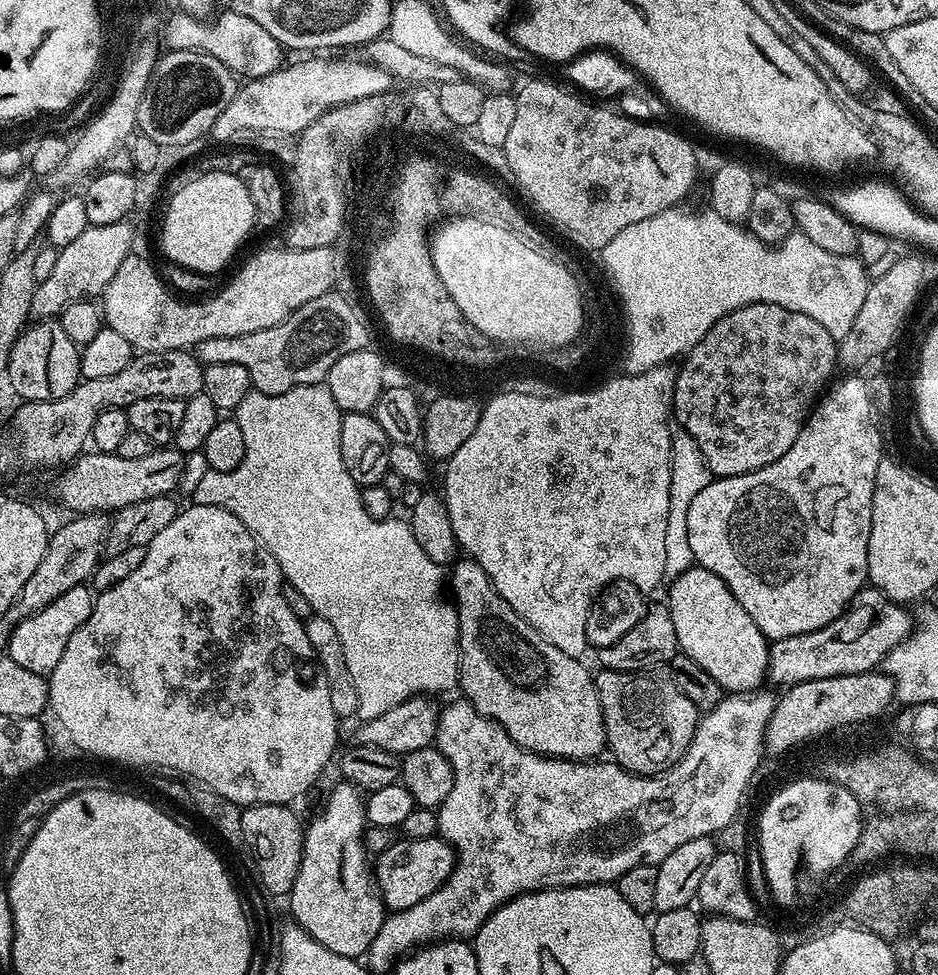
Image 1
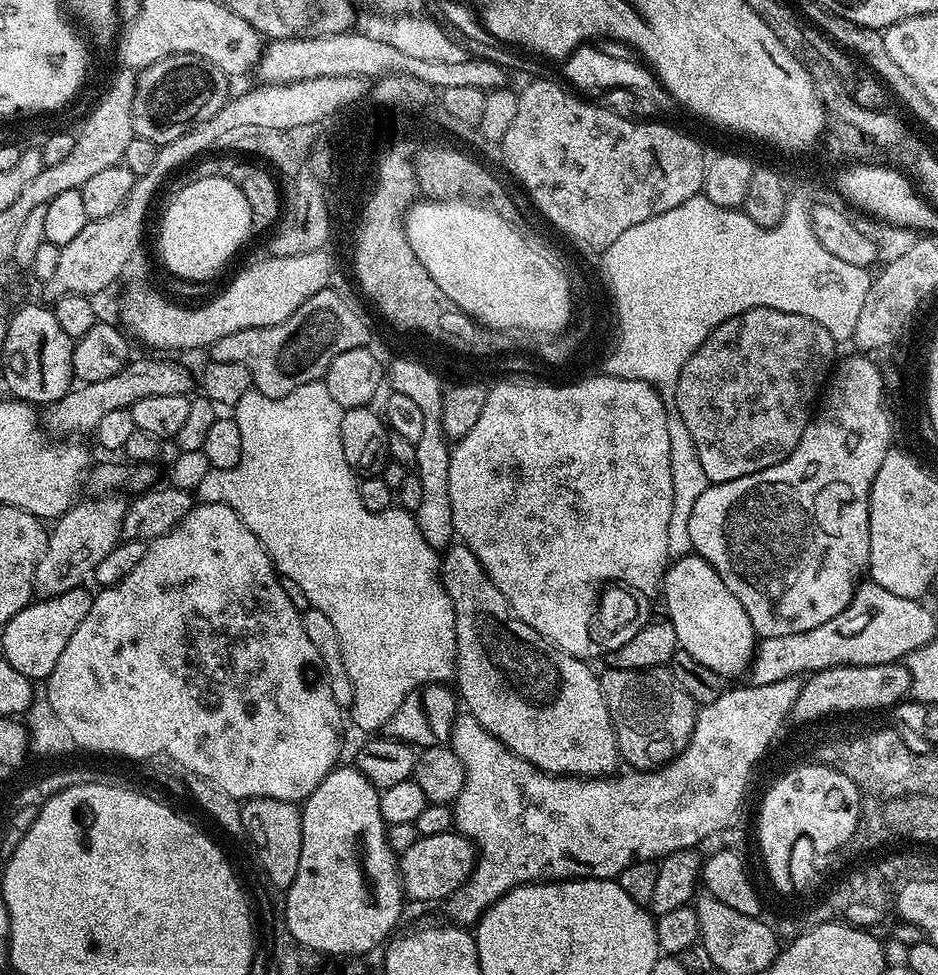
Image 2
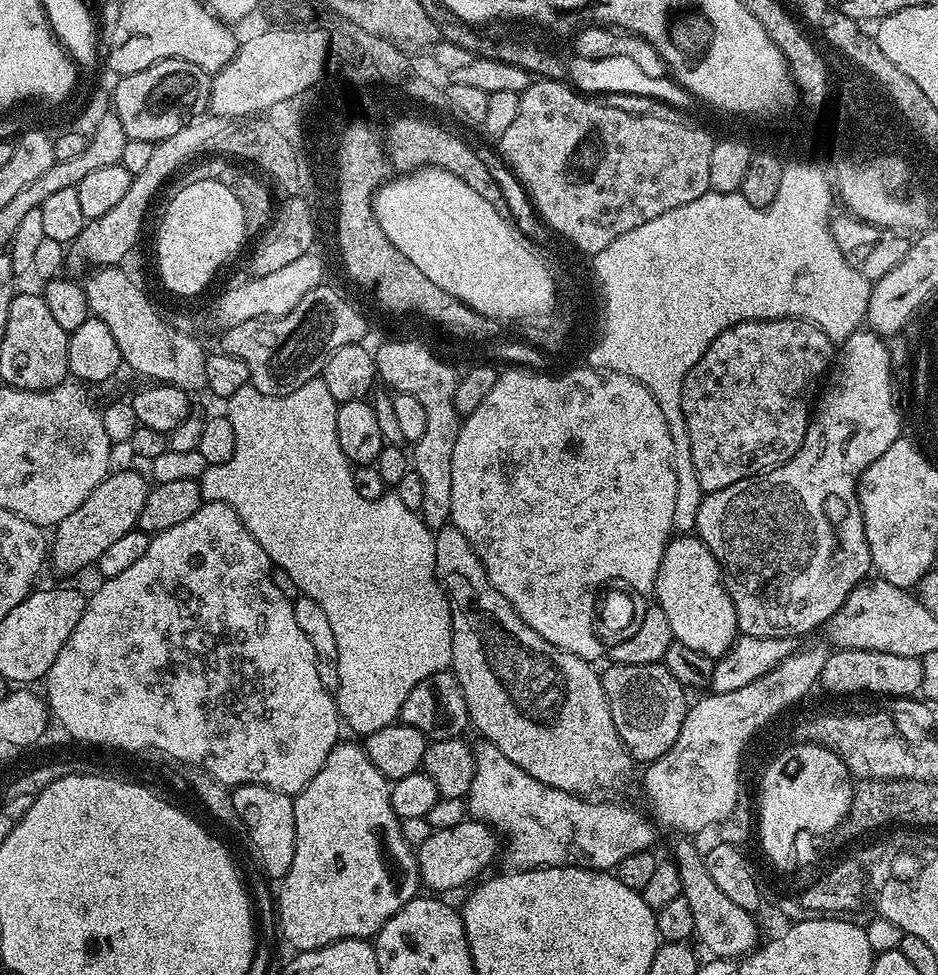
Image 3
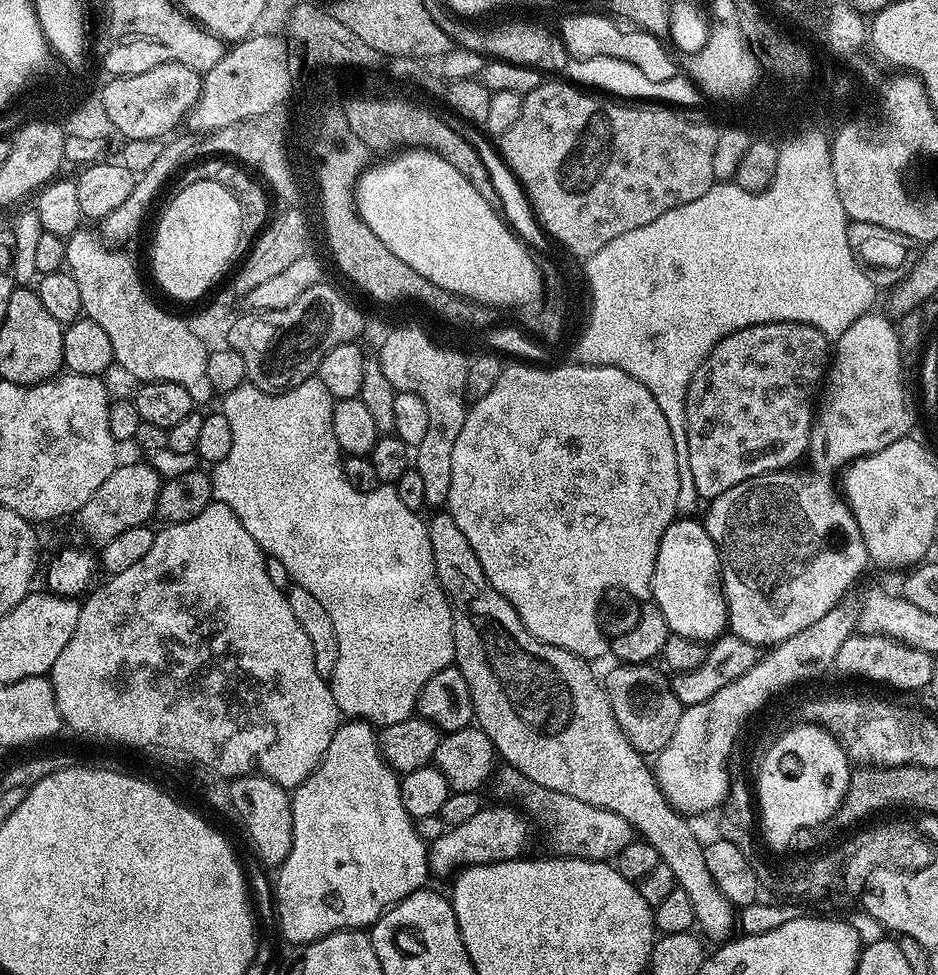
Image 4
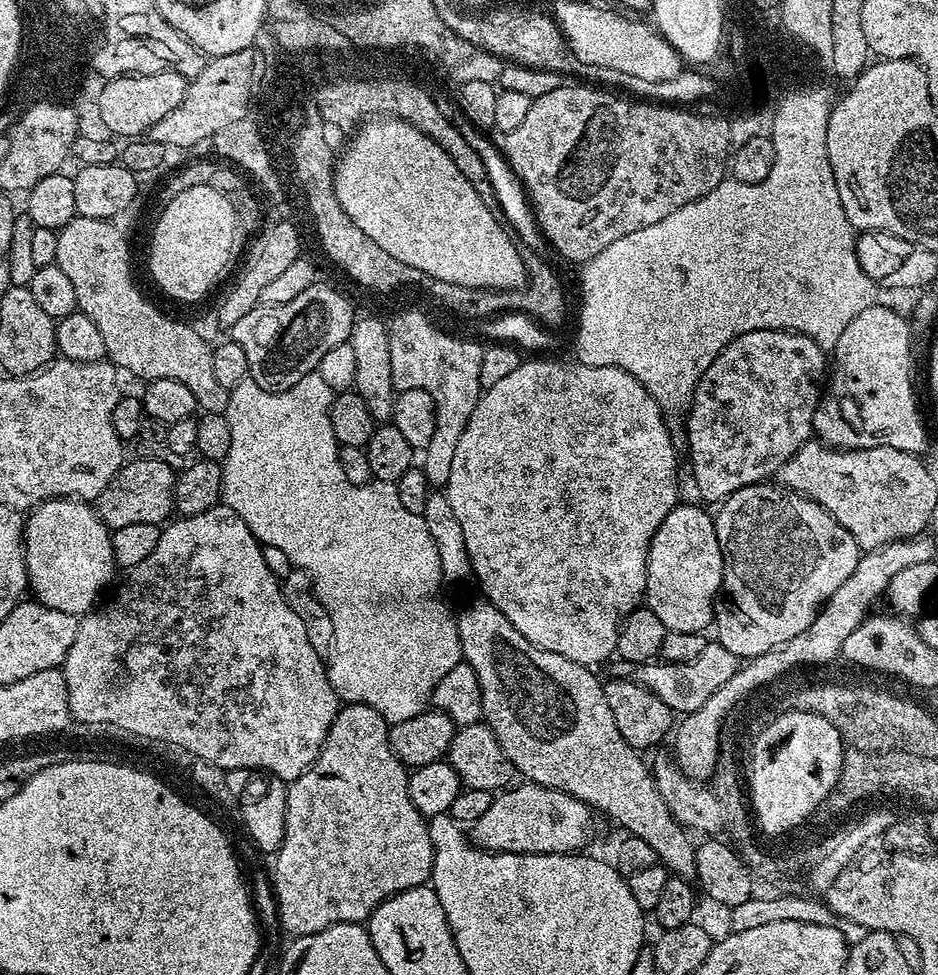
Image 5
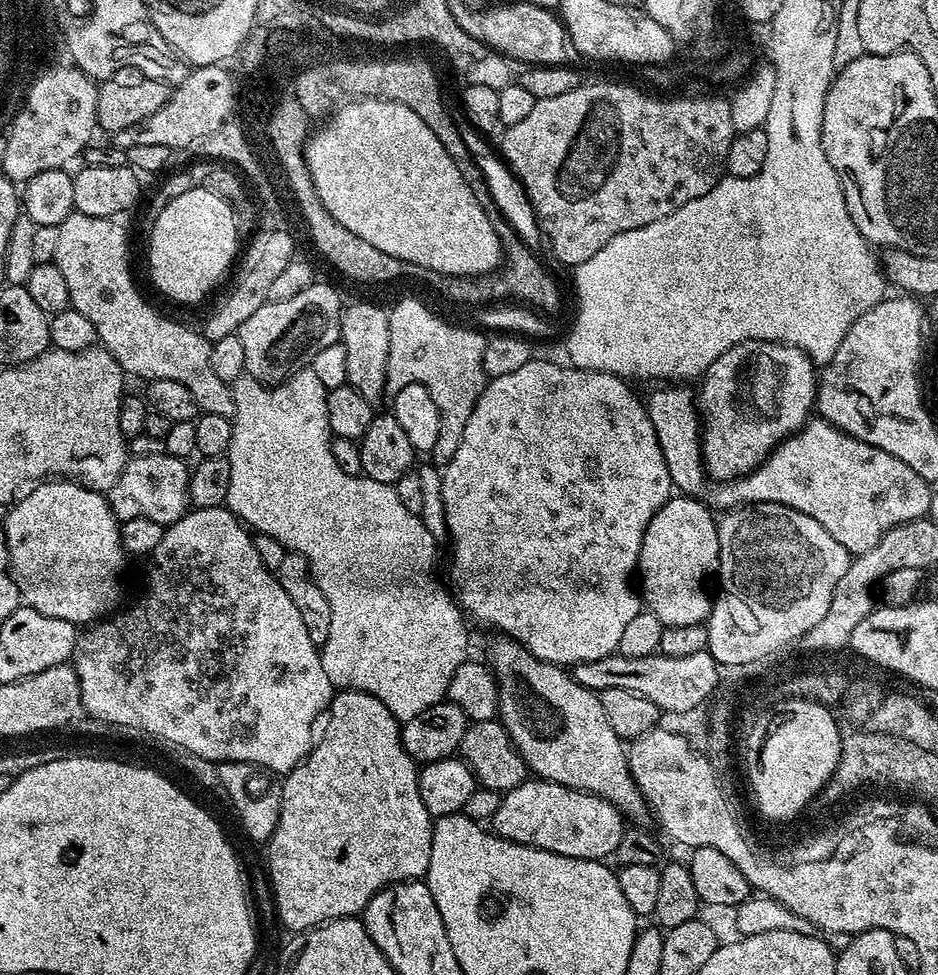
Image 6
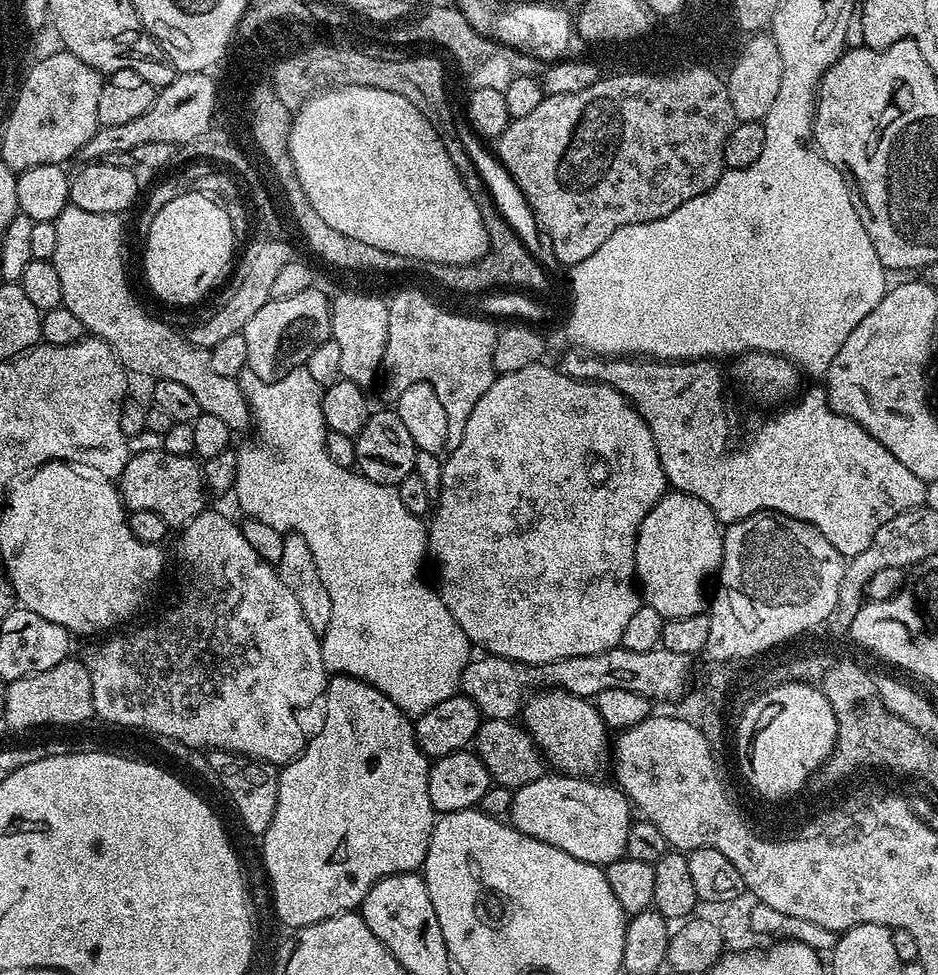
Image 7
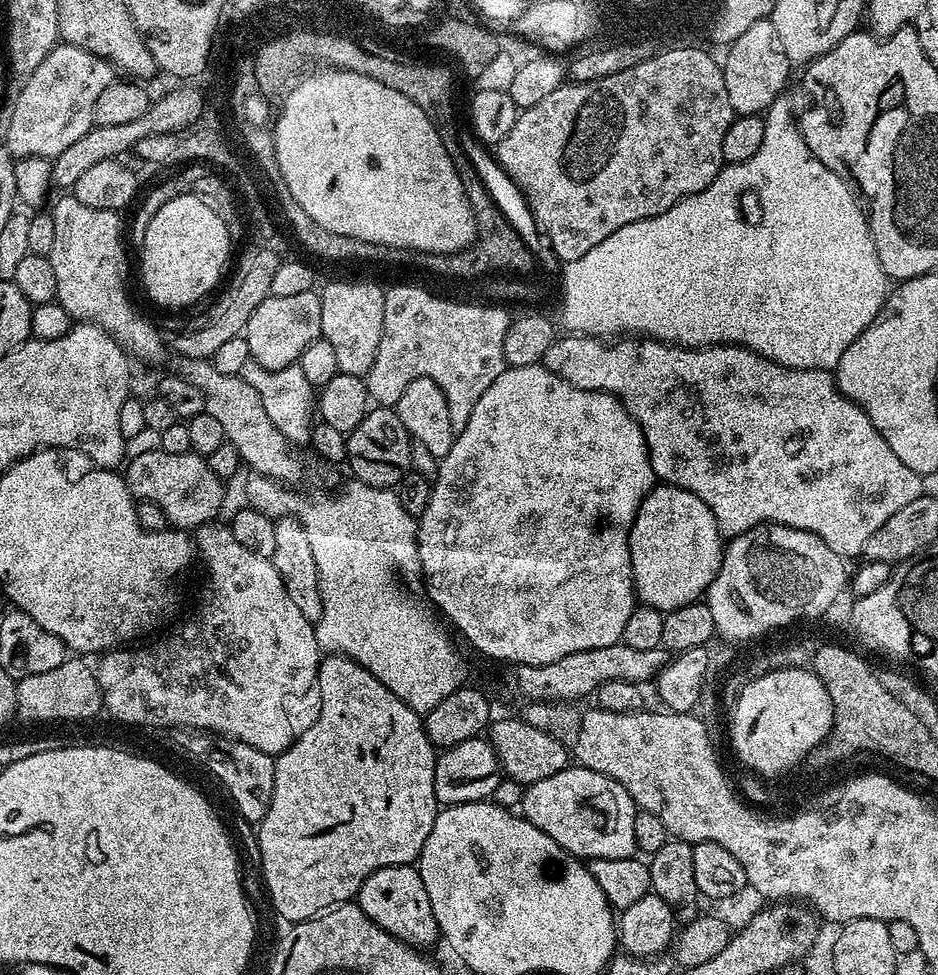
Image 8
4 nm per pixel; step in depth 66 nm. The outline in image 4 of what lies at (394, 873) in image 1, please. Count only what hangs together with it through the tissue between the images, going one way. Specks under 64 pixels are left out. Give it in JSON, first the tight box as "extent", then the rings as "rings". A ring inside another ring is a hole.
{"extent":[428,802,530,877],"rings":[[[496,802],[493,808],[481,807],[474,818],[451,825],[450,830],[445,830],[428,844],[429,873],[433,877],[451,877],[457,870],[466,868],[469,864],[519,860],[525,855],[524,847],[528,844],[528,824],[530,825],[529,817],[507,803]]]}

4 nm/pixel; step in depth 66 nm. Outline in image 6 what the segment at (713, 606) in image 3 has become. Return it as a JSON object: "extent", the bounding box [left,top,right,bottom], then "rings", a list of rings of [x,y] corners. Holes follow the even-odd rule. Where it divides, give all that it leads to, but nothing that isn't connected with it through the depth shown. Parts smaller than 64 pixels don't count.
{"extent":[638,494,720,626],"rings":[[[683,494],[673,495],[665,502],[662,510],[650,518],[650,526],[646,526],[646,534],[642,538],[642,550],[638,565],[638,588],[642,593],[643,603],[647,611],[652,612],[665,626],[694,626],[707,621],[712,613],[713,597],[704,589],[704,579],[717,571],[720,562],[718,546],[718,523],[713,509],[703,499]]]}

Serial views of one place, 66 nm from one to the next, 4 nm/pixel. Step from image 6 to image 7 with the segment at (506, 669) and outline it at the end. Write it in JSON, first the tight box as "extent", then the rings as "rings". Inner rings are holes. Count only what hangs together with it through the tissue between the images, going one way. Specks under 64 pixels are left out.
{"extent":[523,688,610,777],"rings":[[[560,688],[536,690],[523,701],[523,728],[540,747],[545,761],[565,776],[595,777],[610,764],[610,730],[602,722],[595,703],[583,696],[563,692]]]}

